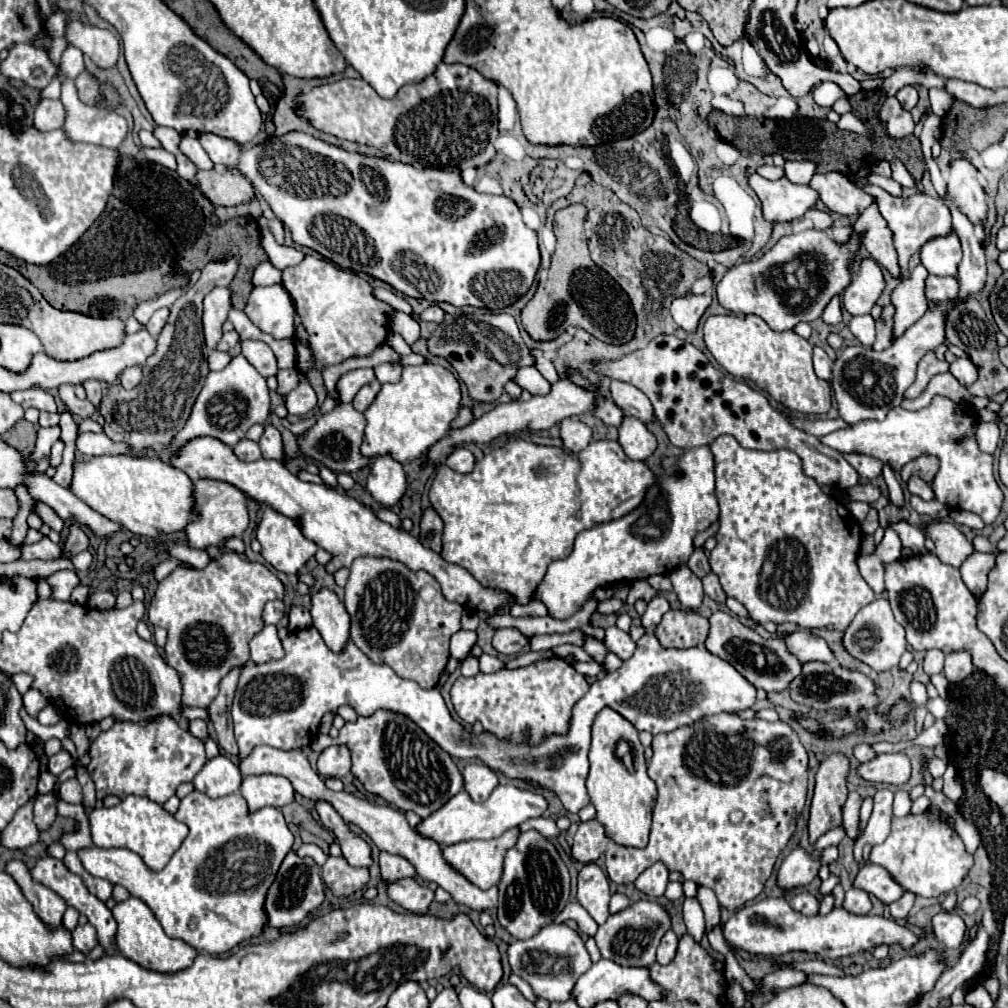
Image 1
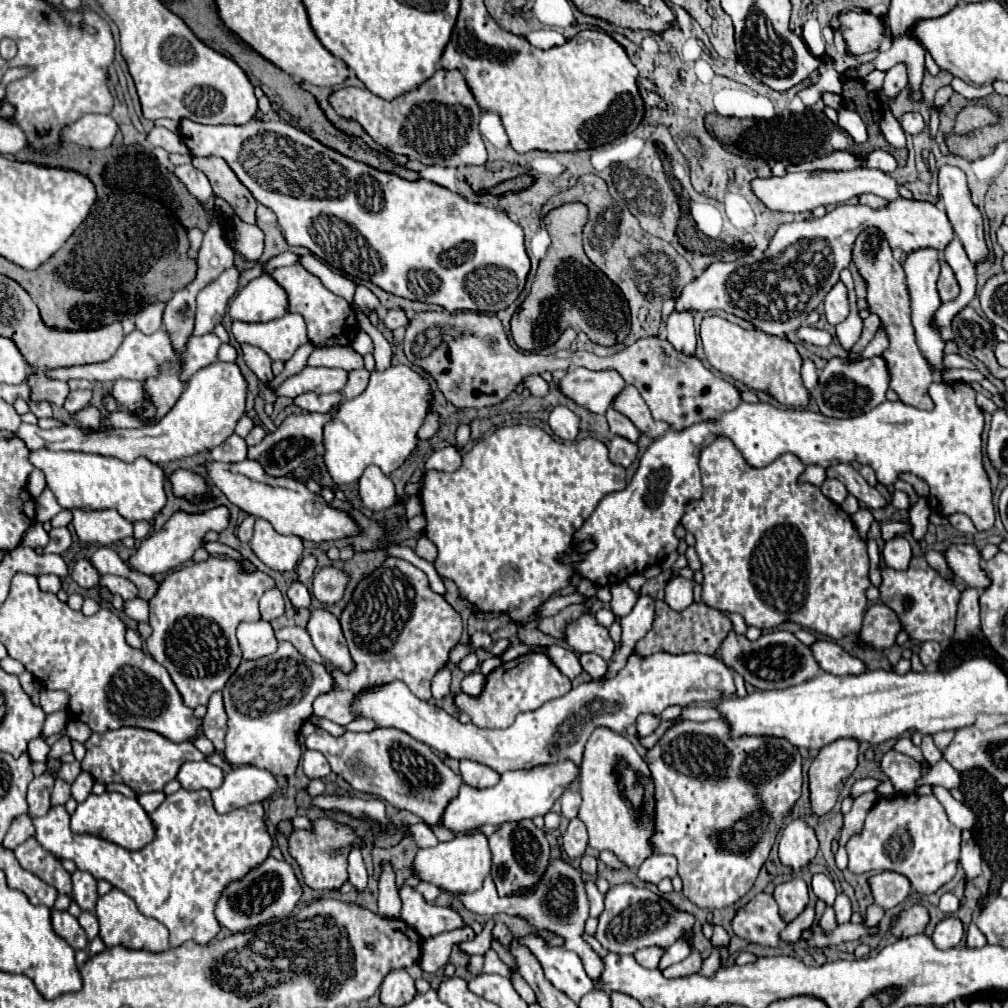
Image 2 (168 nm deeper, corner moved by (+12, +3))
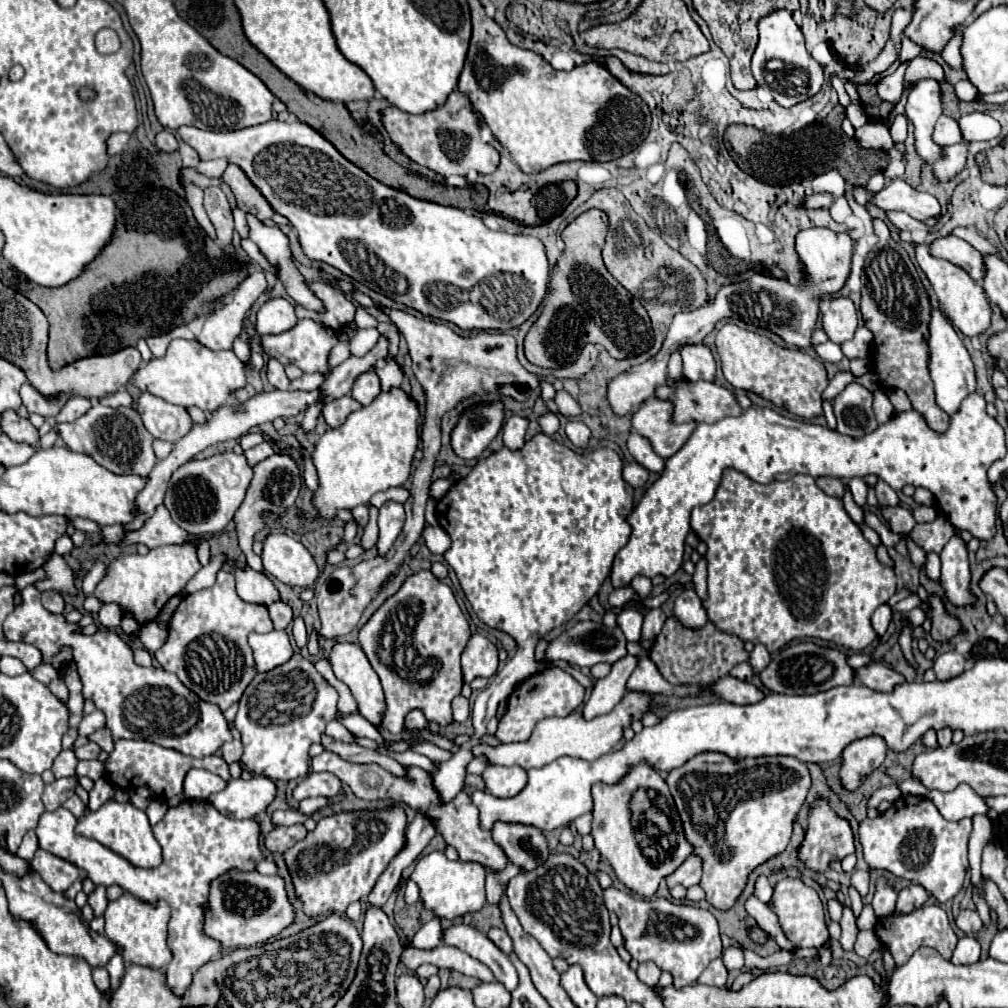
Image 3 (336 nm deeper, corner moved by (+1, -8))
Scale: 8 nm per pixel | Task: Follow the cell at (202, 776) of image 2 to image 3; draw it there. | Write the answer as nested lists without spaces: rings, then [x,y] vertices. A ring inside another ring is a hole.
[[[191,768],[183,782],[183,794],[189,800],[207,800],[213,792],[221,792],[227,786],[223,778],[209,770]]]

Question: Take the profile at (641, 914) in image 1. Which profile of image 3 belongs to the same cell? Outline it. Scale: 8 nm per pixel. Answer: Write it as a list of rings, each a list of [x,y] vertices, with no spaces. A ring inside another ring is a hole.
[[[615,886],[603,890],[605,906],[619,914],[619,926],[625,938],[625,948],[637,962],[655,962],[663,972],[673,976],[675,988],[695,986],[699,974],[709,966],[711,960],[719,958],[723,952],[719,926],[715,916],[709,910],[689,906],[689,904],[673,904],[665,898],[643,900],[633,898]]]

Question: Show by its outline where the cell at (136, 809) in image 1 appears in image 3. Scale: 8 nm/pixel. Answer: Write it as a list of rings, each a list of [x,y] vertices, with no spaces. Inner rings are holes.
[[[115,800],[105,802],[99,810],[81,816],[77,820],[75,832],[85,836],[85,838],[93,838],[93,840],[101,842],[103,846],[107,846],[115,854],[123,856],[127,862],[131,862],[137,868],[155,868],[155,866],[159,866],[163,862],[161,846],[153,836],[147,814],[143,810],[139,810],[139,808],[135,808],[129,802],[127,804],[119,804]]]

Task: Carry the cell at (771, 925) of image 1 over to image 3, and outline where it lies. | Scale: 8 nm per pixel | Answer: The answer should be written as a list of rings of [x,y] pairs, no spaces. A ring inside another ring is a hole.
[[[759,876],[757,882],[755,882],[755,896],[764,903],[767,903],[771,901],[772,894],[773,888],[768,879],[765,876]]]

